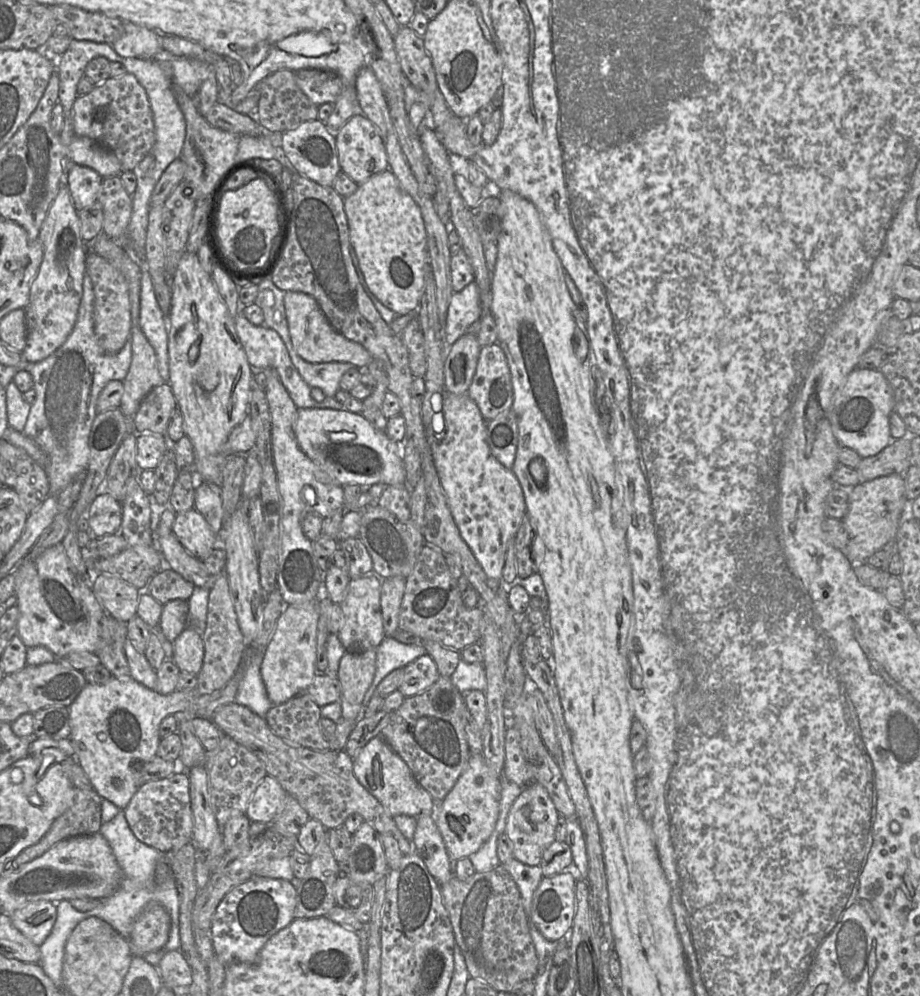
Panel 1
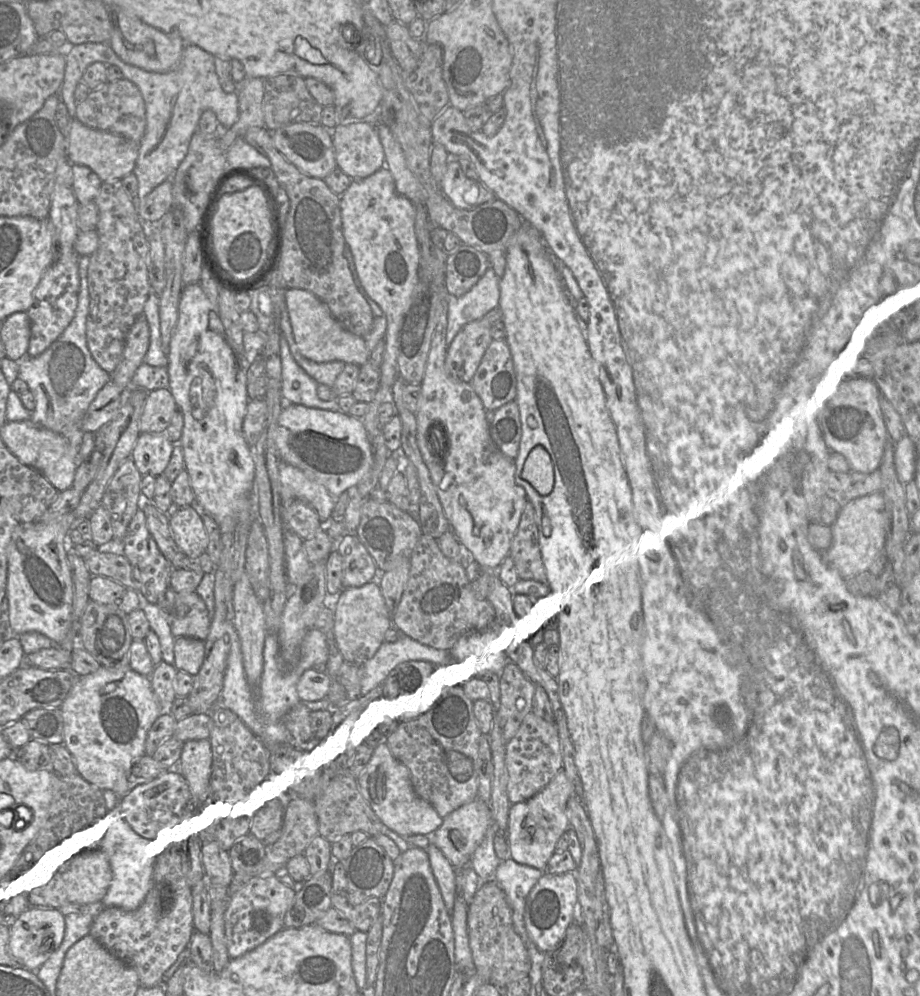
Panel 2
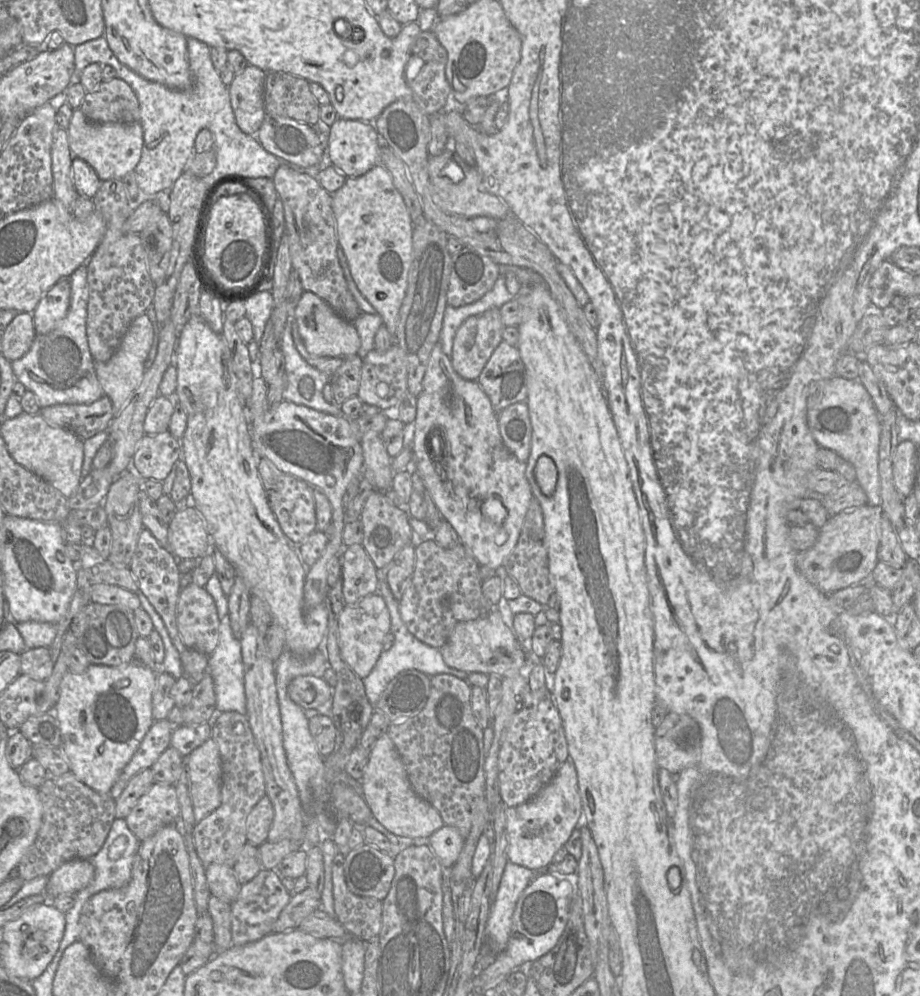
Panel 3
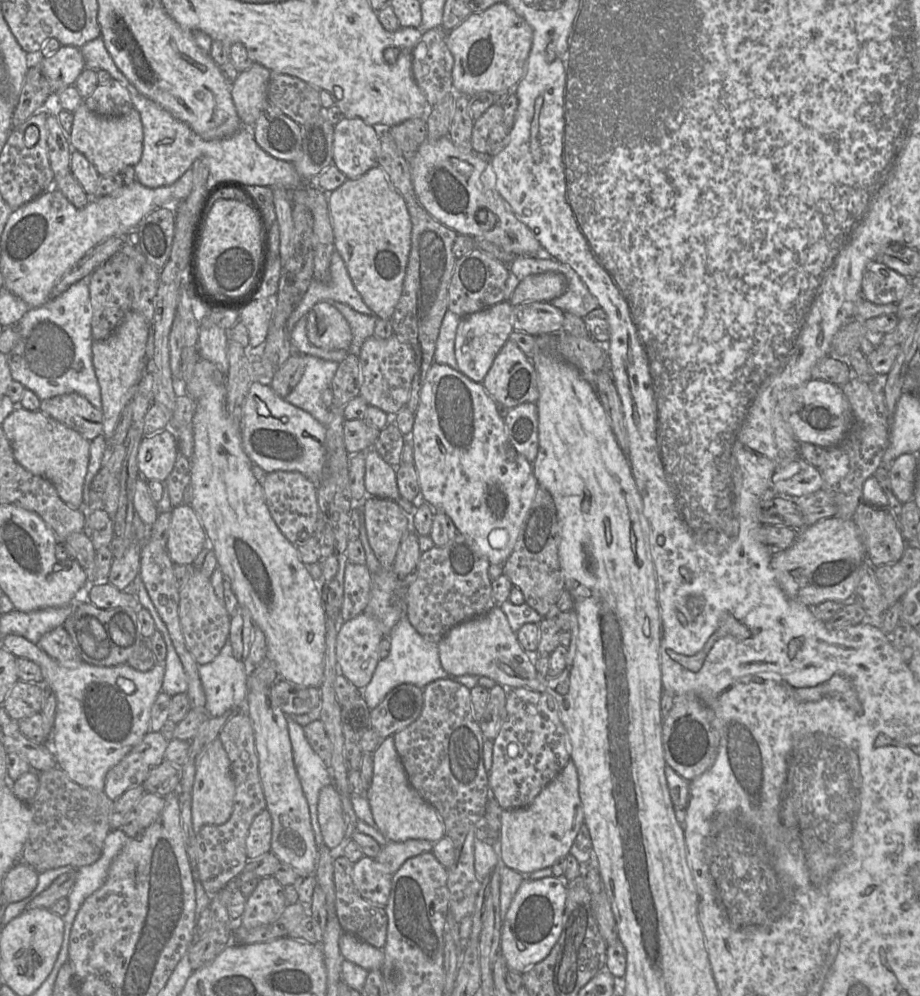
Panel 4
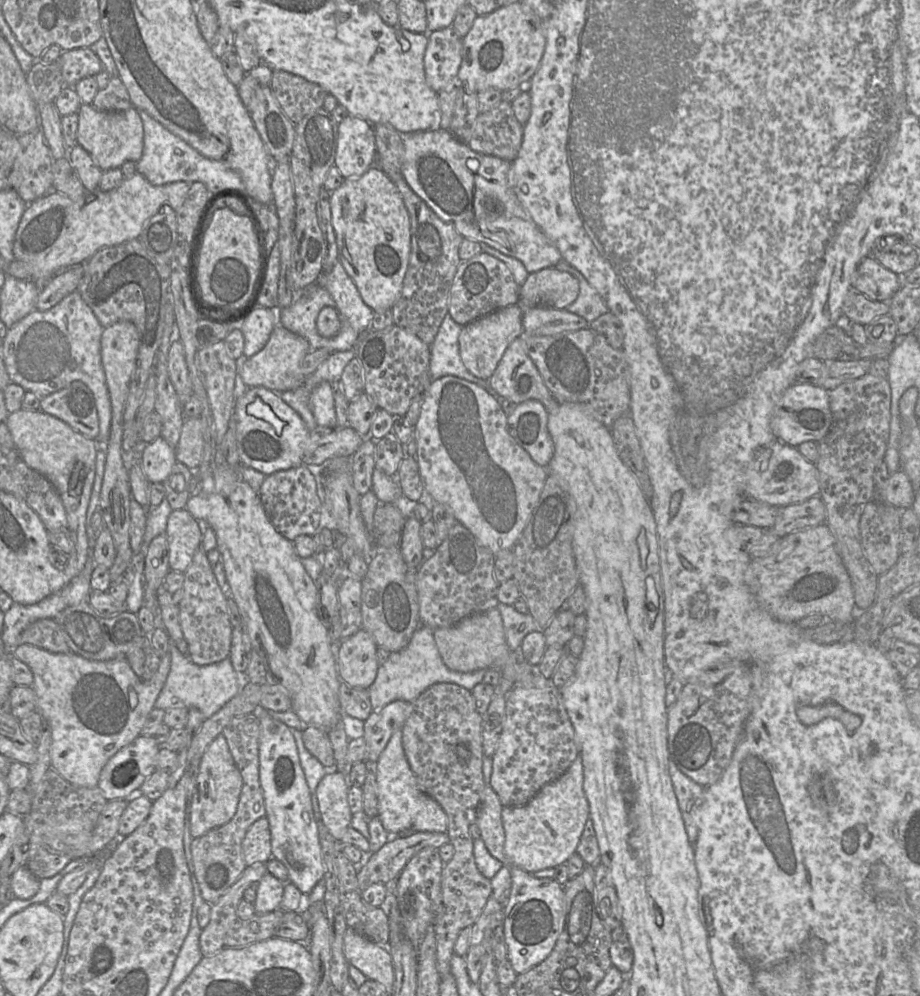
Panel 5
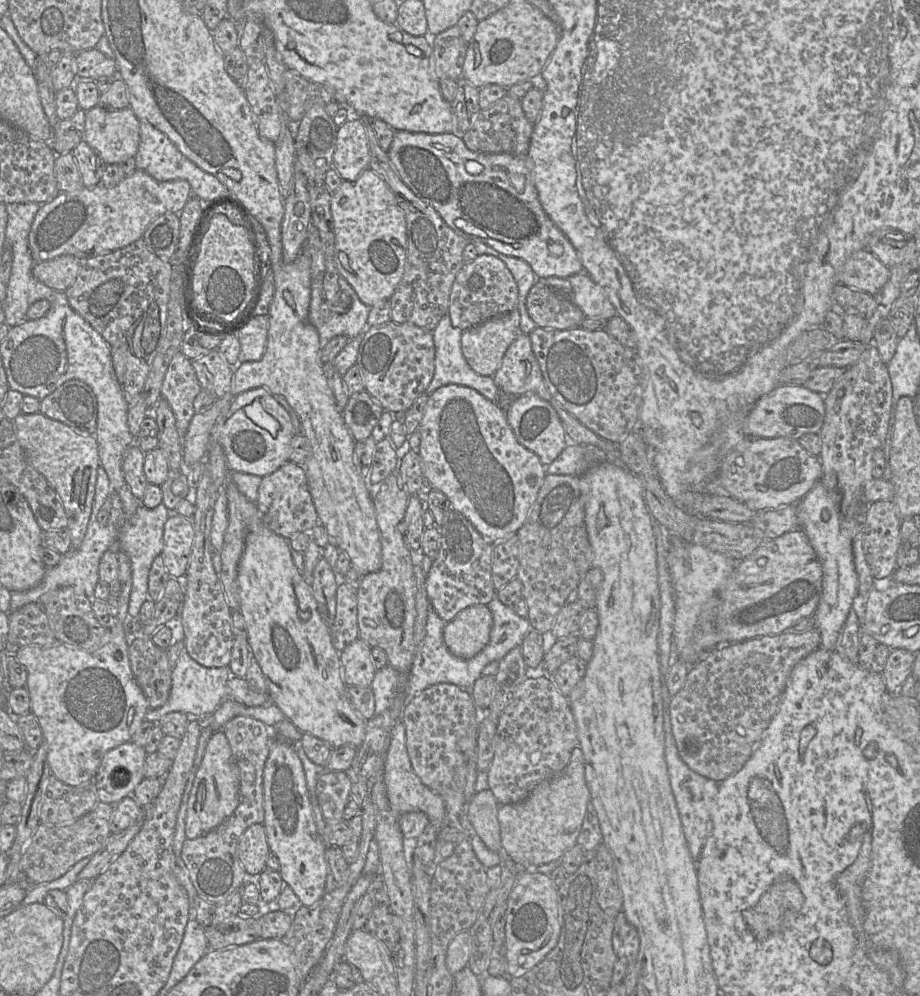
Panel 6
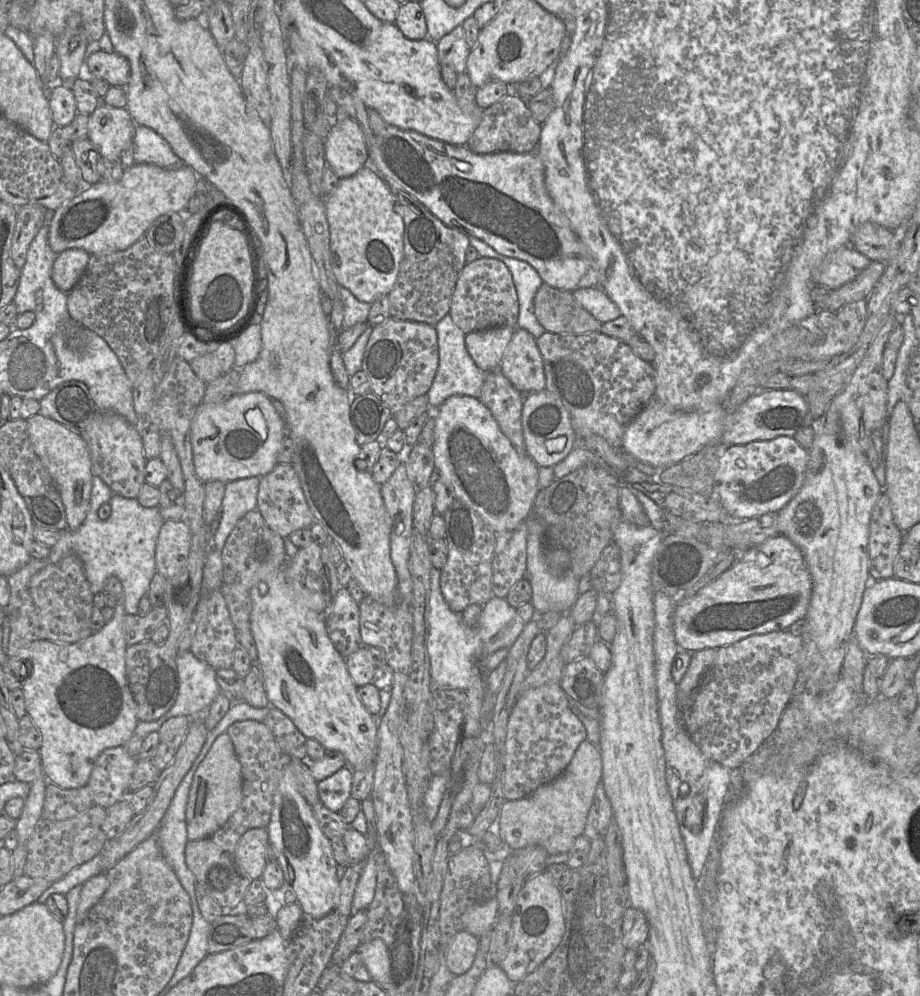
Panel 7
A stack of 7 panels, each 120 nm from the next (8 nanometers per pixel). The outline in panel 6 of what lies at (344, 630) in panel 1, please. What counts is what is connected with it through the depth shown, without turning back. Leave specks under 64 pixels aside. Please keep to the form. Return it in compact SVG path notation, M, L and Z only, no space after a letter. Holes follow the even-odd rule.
M358 638L339 653L342 677L347 686L371 686L376 673L371 649L365 641Z

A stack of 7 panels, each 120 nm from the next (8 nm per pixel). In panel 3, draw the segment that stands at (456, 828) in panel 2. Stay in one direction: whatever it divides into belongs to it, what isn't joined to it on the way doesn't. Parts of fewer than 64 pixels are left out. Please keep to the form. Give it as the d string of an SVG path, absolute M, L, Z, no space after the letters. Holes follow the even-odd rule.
M445 825L429 837L429 846L442 866L450 869L463 849L464 840L455 827Z

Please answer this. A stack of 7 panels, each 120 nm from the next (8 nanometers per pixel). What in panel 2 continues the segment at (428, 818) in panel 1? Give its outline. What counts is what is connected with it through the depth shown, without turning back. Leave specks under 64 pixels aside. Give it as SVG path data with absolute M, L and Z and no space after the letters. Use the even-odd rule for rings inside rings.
M429 843L425 849L430 867L441 892L446 910L450 915L456 898L454 867L434 844Z

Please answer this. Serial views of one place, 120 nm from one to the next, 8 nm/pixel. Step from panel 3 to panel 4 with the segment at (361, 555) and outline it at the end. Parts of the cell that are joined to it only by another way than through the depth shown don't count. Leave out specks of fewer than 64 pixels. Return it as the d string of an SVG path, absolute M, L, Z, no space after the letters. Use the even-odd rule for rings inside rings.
M347 562L344 576L344 597L340 611L341 622L363 613L369 602L371 573L366 565Z

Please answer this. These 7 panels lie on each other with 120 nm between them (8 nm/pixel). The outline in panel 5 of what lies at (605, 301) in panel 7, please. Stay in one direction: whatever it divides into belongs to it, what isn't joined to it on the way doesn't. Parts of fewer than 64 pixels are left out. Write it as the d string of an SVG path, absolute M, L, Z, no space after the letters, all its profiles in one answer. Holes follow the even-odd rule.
M561 260L554 268L568 272L574 276L579 283L579 294L577 298L565 308L567 311L583 317L589 323L609 311L600 294L589 284L582 273L570 263L566 260Z

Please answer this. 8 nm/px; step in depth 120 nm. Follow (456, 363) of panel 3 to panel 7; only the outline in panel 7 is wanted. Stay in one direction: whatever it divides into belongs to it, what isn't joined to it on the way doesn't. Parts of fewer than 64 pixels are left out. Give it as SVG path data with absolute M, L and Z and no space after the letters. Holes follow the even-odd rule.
M499 326L465 335L466 349L480 370L490 372L499 369L514 330L515 328Z

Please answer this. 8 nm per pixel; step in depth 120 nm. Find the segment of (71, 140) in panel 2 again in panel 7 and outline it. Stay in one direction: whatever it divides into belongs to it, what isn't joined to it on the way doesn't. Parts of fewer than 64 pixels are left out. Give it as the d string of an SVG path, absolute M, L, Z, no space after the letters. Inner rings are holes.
M104 104L89 115L87 139L100 151L103 160L115 160L133 142L135 123L125 108Z

